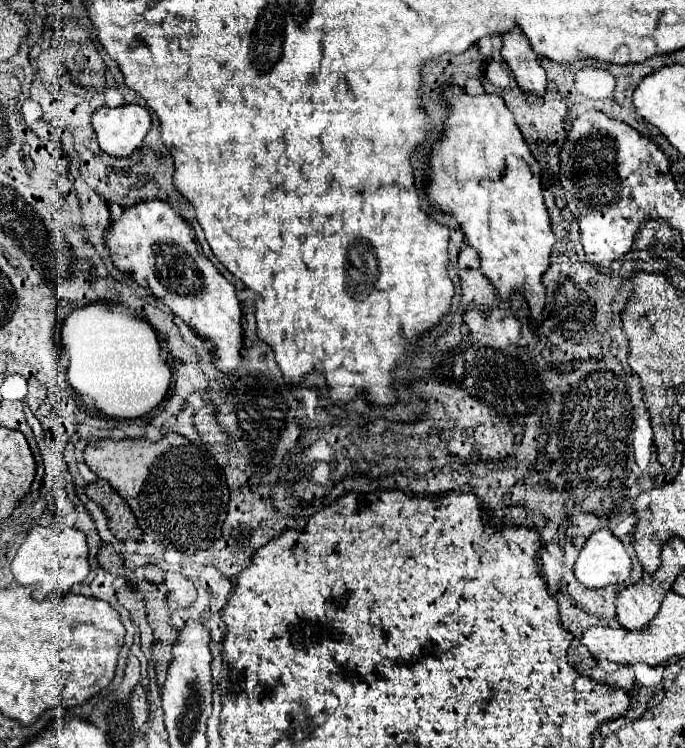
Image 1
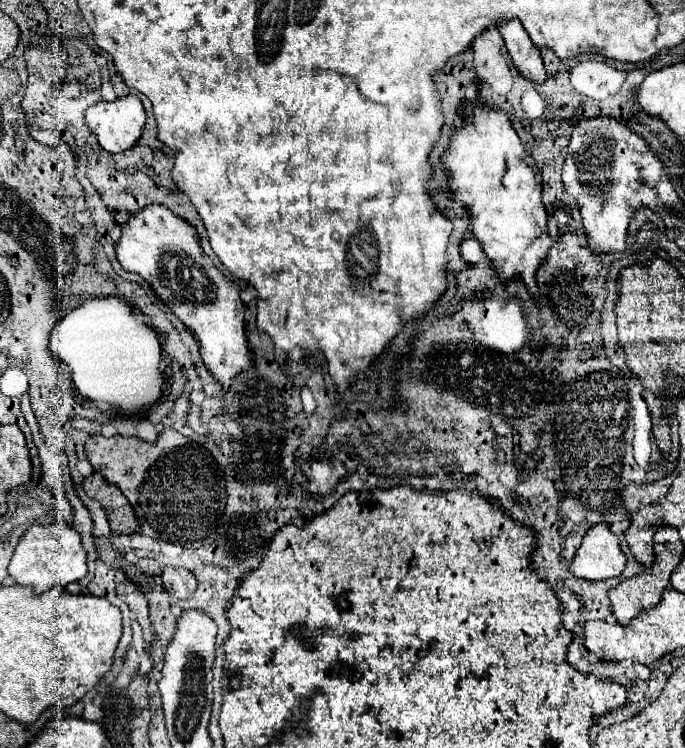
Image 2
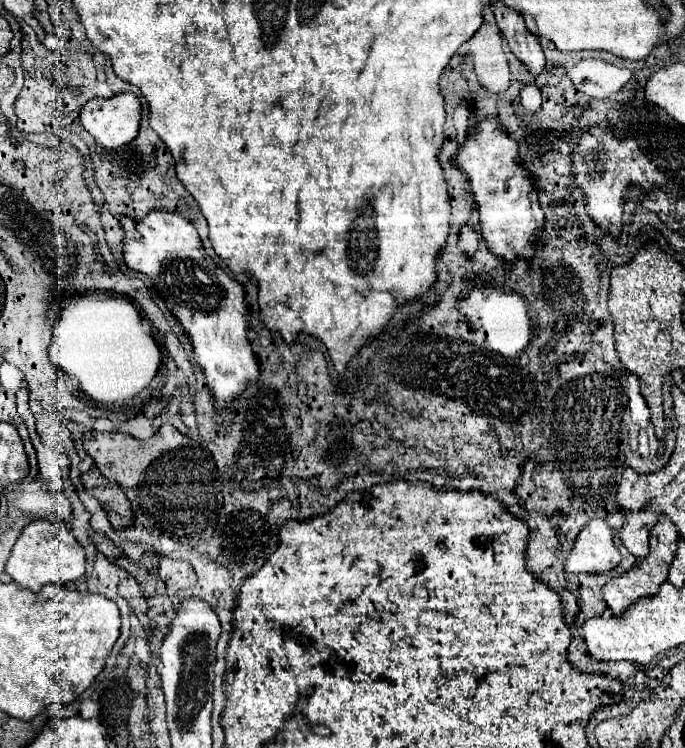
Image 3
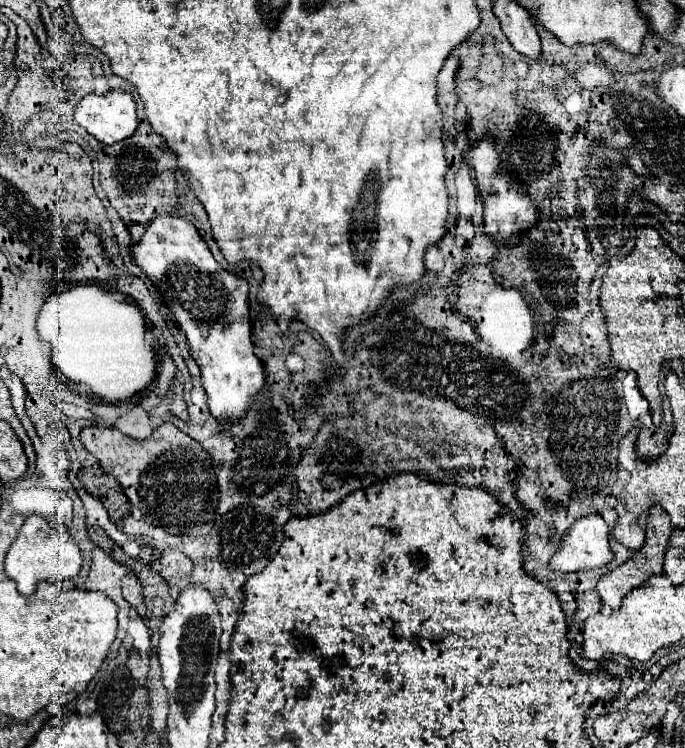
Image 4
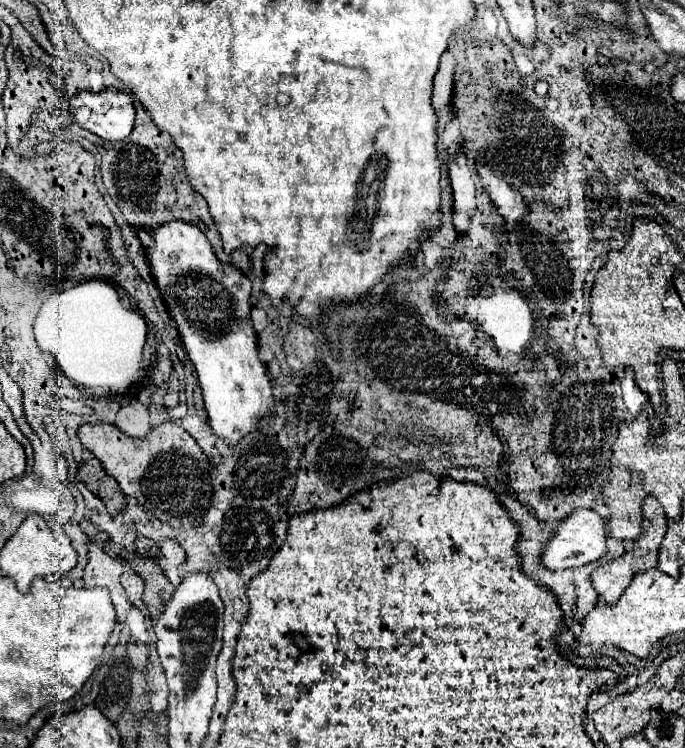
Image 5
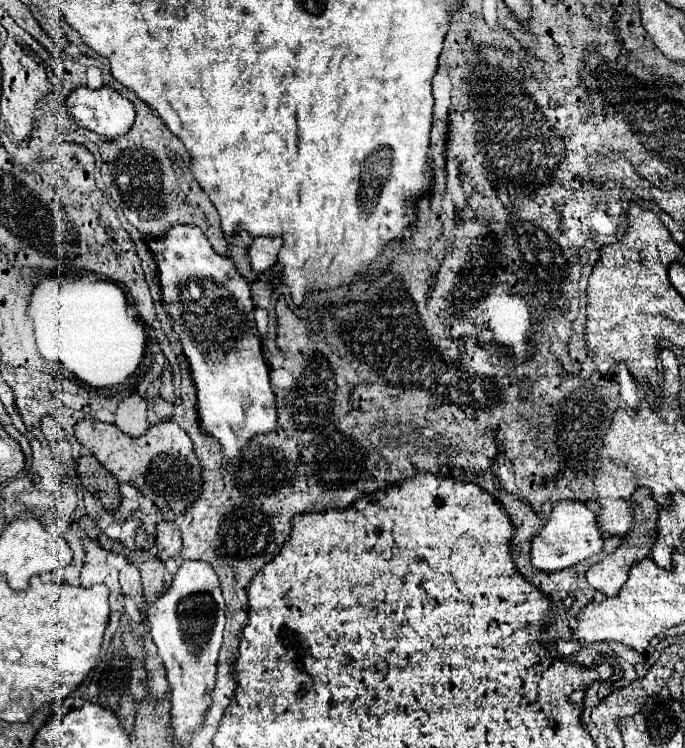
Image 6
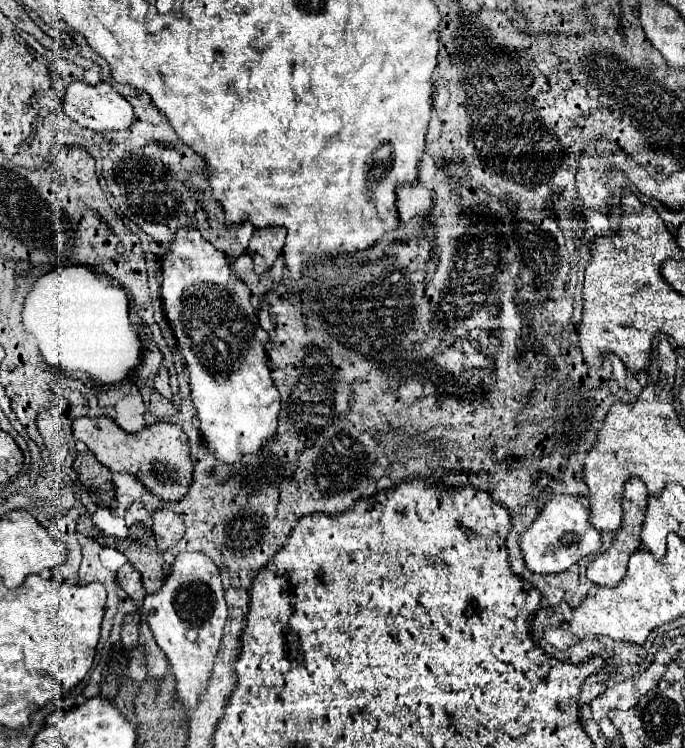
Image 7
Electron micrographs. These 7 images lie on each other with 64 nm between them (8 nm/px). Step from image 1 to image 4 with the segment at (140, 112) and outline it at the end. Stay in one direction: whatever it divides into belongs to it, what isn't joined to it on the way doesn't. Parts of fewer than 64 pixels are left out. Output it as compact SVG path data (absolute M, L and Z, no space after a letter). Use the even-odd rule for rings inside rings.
M114 90L106 96L88 94L76 106L74 118L84 130L106 146L130 138L138 126L134 96L122 90Z

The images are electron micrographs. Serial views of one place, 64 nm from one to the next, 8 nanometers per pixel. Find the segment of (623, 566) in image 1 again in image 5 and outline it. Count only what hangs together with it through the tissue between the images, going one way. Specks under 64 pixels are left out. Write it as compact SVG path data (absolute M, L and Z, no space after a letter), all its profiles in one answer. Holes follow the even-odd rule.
M576 510L566 520L560 522L556 536L548 540L548 544L542 550L540 564L548 570L566 570L566 568L578 568L588 562L596 562L606 554L606 520L600 518L594 510Z

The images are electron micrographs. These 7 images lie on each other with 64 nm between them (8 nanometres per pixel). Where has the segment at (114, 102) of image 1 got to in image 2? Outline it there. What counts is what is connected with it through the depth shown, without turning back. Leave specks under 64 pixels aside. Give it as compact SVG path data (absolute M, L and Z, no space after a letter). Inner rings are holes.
M122 78L122 82L118 82L118 84L100 84L100 92L102 96L102 100L104 101L113 101L115 100L118 96L116 95L116 90L120 92L122 88L129 88L131 90L136 89L136 88L130 88L130 86L126 86L126 82L124 82L124 78ZM124 84L124 86L122 86Z

